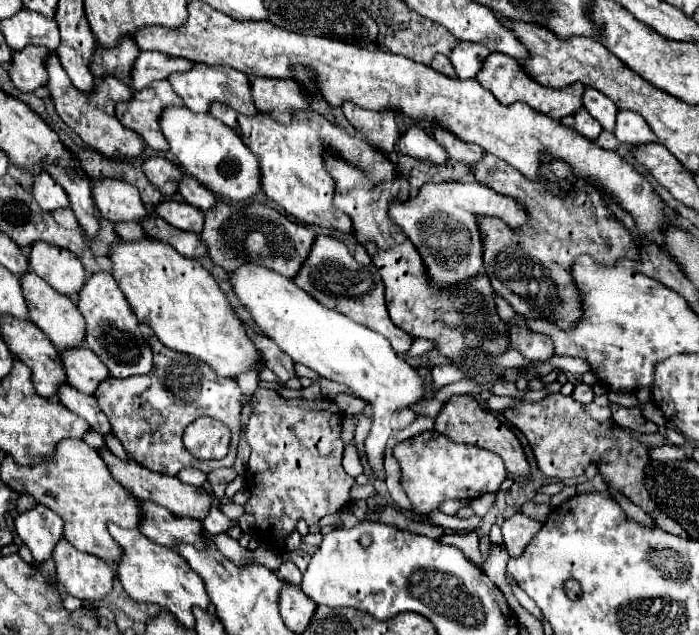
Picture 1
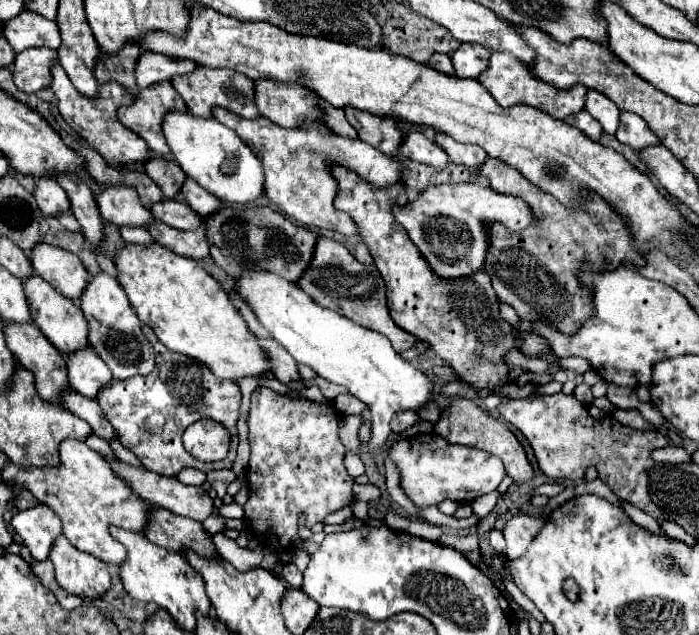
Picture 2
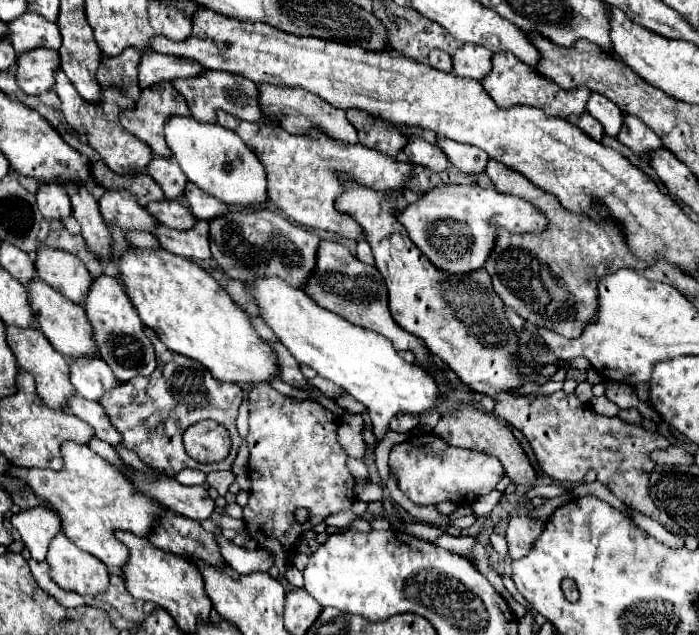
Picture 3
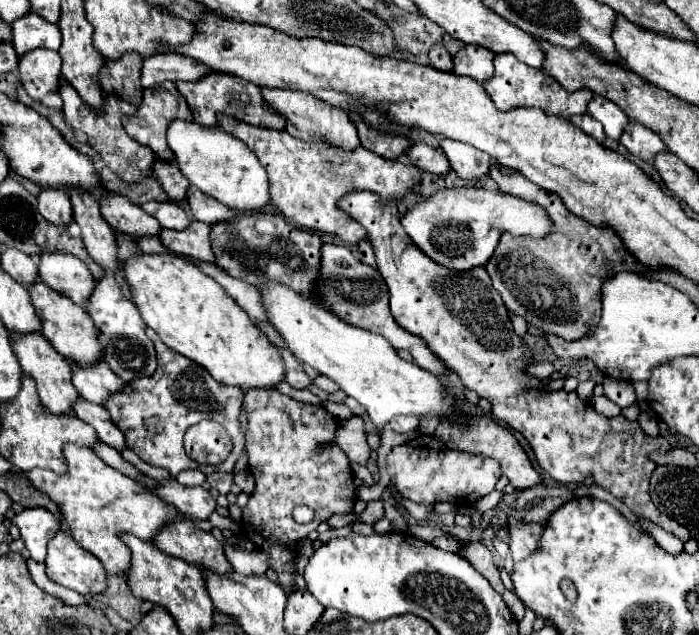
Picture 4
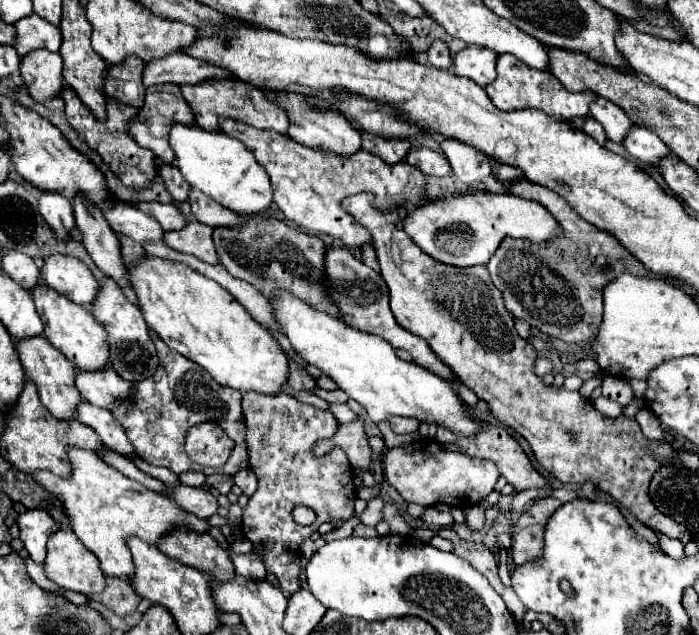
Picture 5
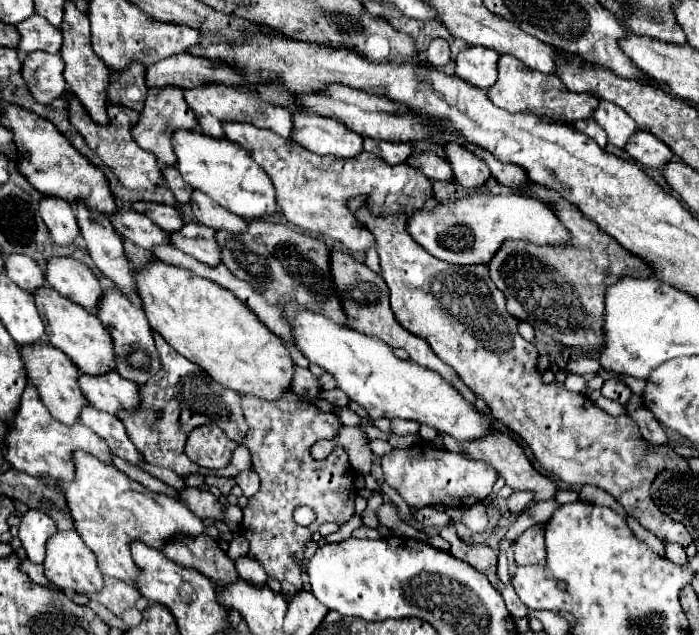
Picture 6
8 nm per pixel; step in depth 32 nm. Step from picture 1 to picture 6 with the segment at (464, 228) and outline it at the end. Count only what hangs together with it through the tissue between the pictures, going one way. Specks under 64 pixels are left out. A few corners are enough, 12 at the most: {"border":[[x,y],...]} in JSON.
{"border":[[472,194],[416,210],[434,258],[488,264],[504,240],[564,244],[548,206]]}

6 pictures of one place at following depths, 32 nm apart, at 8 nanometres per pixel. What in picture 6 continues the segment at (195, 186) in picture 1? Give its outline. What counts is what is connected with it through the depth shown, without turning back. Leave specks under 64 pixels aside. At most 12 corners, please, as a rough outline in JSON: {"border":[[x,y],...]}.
{"border":[[192,192],[198,222],[240,234],[246,220],[220,208],[202,192]]}

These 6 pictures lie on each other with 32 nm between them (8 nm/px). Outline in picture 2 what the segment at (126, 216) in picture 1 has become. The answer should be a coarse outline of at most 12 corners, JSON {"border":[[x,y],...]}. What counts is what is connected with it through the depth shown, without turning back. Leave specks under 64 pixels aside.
{"border":[[124,184],[100,186],[100,216],[116,226],[152,222],[138,192]]}

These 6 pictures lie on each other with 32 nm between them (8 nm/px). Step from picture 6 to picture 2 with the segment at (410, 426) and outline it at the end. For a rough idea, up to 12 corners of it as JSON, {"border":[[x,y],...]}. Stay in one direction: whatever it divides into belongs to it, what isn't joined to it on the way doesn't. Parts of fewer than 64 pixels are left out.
{"border":[[398,412],[392,418],[392,432],[402,432],[418,422],[416,412]]}

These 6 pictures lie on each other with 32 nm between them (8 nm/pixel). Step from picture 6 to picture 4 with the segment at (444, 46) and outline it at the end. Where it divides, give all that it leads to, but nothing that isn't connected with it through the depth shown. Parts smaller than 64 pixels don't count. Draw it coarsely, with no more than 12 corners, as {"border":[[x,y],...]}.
{"border":[[442,46],[430,50],[430,66],[450,72],[452,58]]}

